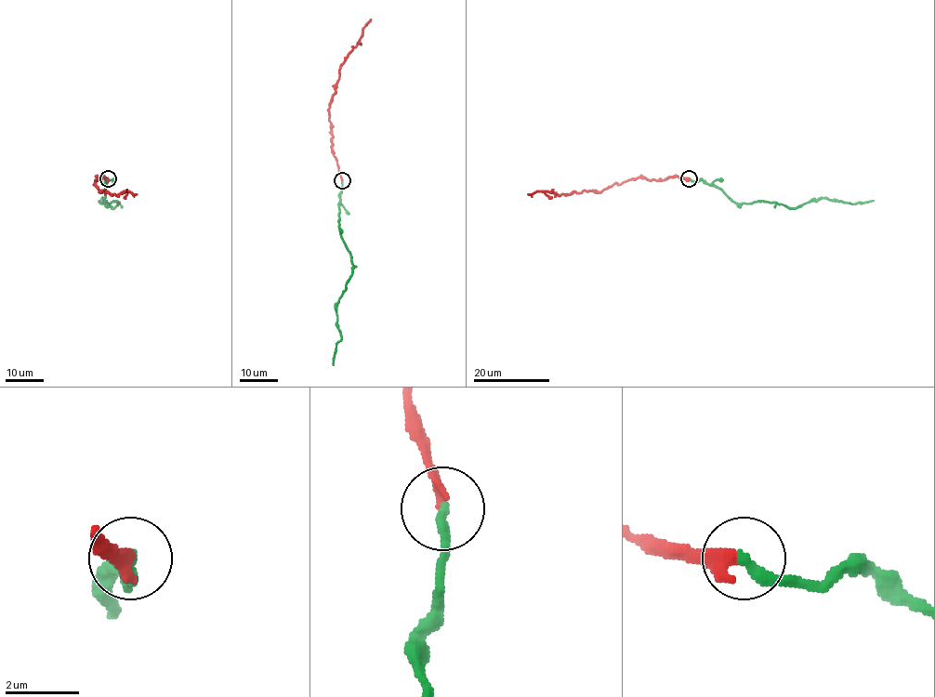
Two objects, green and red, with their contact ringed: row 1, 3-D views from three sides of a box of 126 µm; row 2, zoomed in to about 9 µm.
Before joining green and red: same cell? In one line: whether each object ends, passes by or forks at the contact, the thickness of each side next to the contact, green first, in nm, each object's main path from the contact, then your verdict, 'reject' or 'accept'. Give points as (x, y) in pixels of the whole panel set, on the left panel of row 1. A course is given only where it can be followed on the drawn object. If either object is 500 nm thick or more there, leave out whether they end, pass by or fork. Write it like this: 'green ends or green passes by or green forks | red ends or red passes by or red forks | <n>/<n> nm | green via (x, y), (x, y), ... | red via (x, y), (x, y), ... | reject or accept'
green ends | red ends | 320/340 nm | green via (108, 178), (108, 181), (105, 180), (105, 203), (118, 203), (111, 208), (102, 198), (107, 203), (98, 200) | red via (108, 178), (104, 177), (98, 180), (97, 177), (95, 180), (101, 191), (117, 195), (127, 191), (137, 194) | reject

